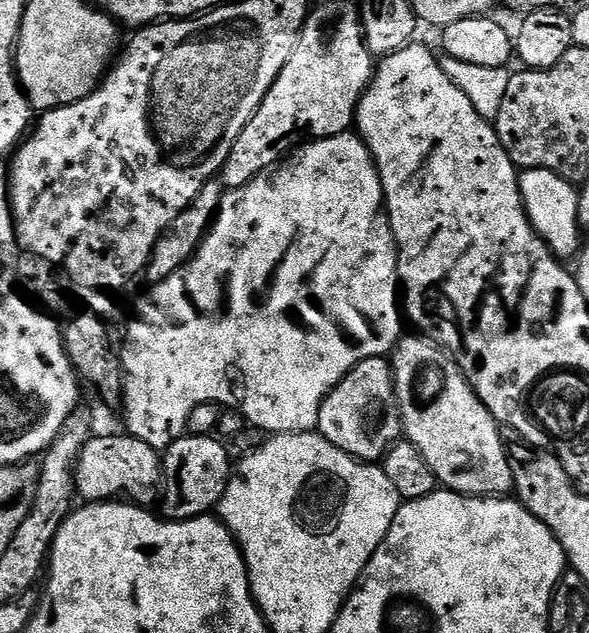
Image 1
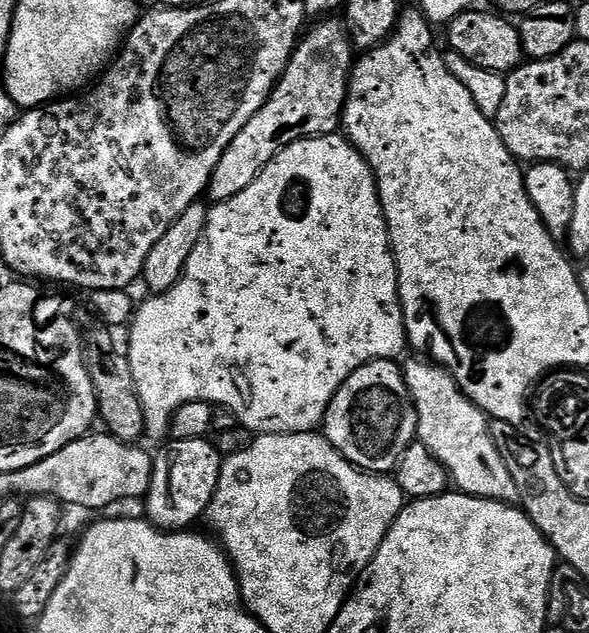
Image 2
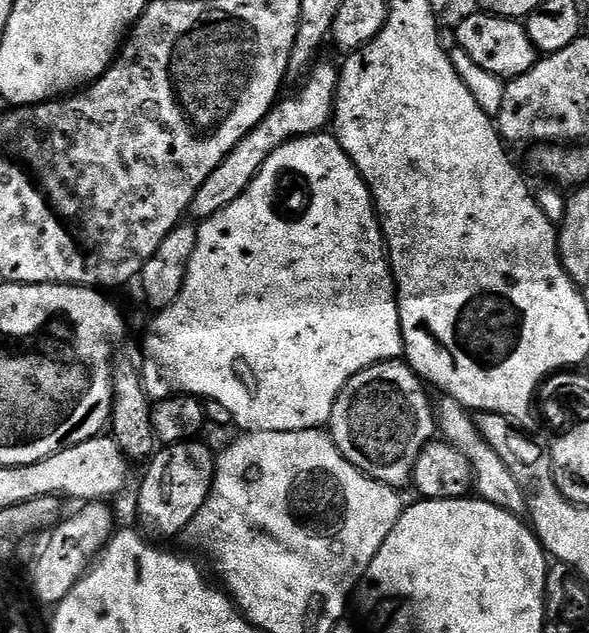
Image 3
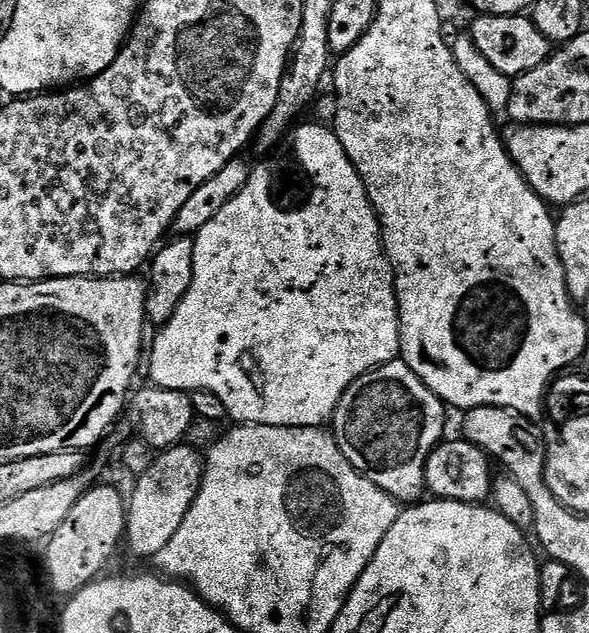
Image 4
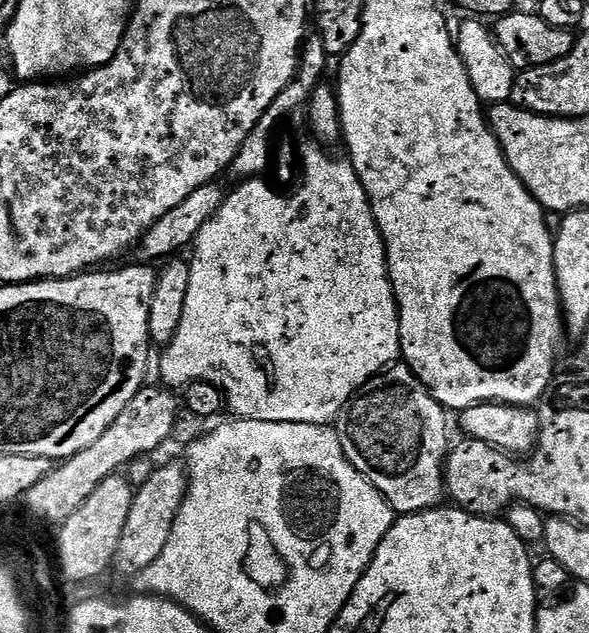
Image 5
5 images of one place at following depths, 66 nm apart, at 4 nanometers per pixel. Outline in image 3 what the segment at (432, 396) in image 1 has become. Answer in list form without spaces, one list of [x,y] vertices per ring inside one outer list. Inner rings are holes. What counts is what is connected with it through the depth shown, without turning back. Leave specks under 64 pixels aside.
[[[444,398],[441,401],[441,404],[439,401],[434,408],[439,435],[452,447],[459,450],[470,462],[475,495],[502,510],[523,517],[526,505],[522,486],[518,486],[518,482],[514,482],[514,474],[510,474],[510,470],[506,470],[506,462],[502,462],[502,458],[498,458],[498,454],[494,454],[492,447],[482,438],[482,434],[476,428],[473,413],[456,400]]]

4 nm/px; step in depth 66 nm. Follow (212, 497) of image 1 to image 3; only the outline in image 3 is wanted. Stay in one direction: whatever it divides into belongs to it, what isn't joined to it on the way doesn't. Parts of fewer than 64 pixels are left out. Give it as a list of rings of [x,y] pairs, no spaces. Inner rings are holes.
[[[199,439],[181,440],[179,444],[161,447],[152,457],[147,465],[148,473],[140,484],[136,512],[140,515],[139,527],[153,541],[168,542],[164,540],[178,535],[179,532],[181,535],[194,514],[202,510],[206,498],[212,493],[212,483],[216,477],[216,458],[217,453],[210,451]]]

